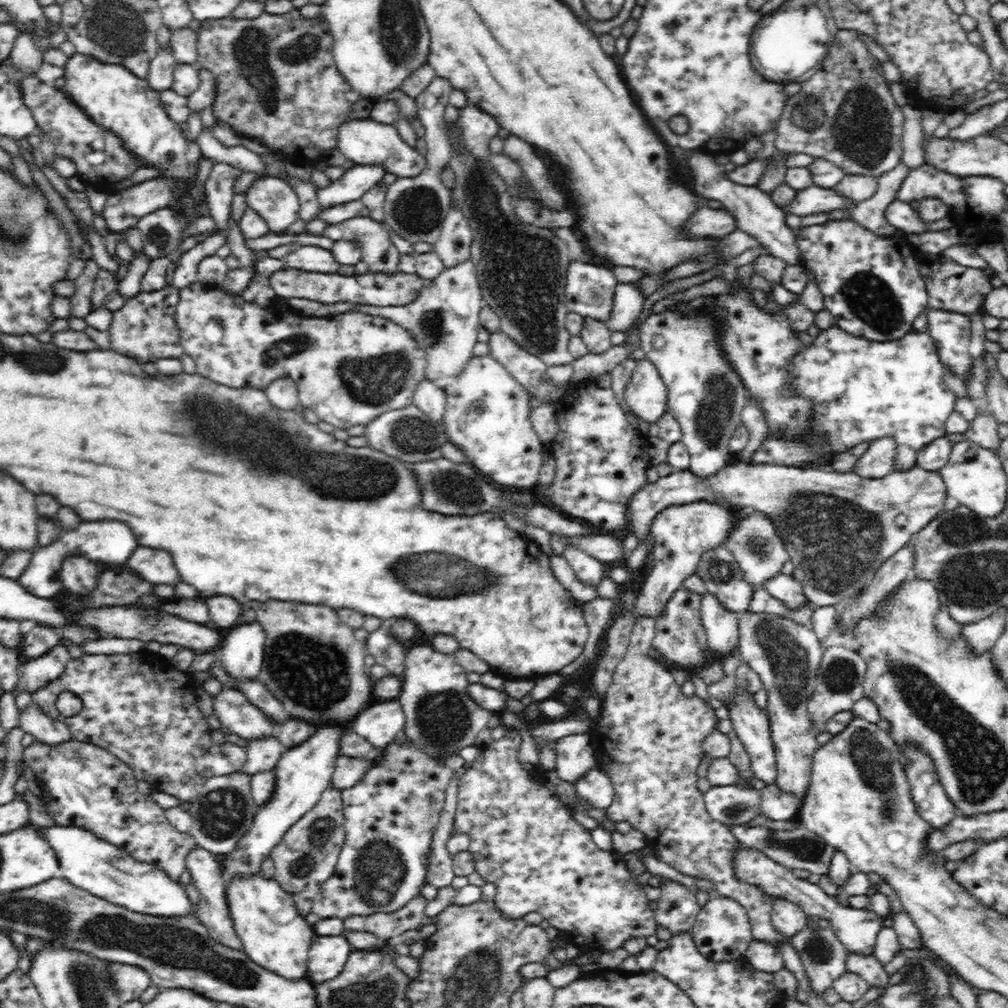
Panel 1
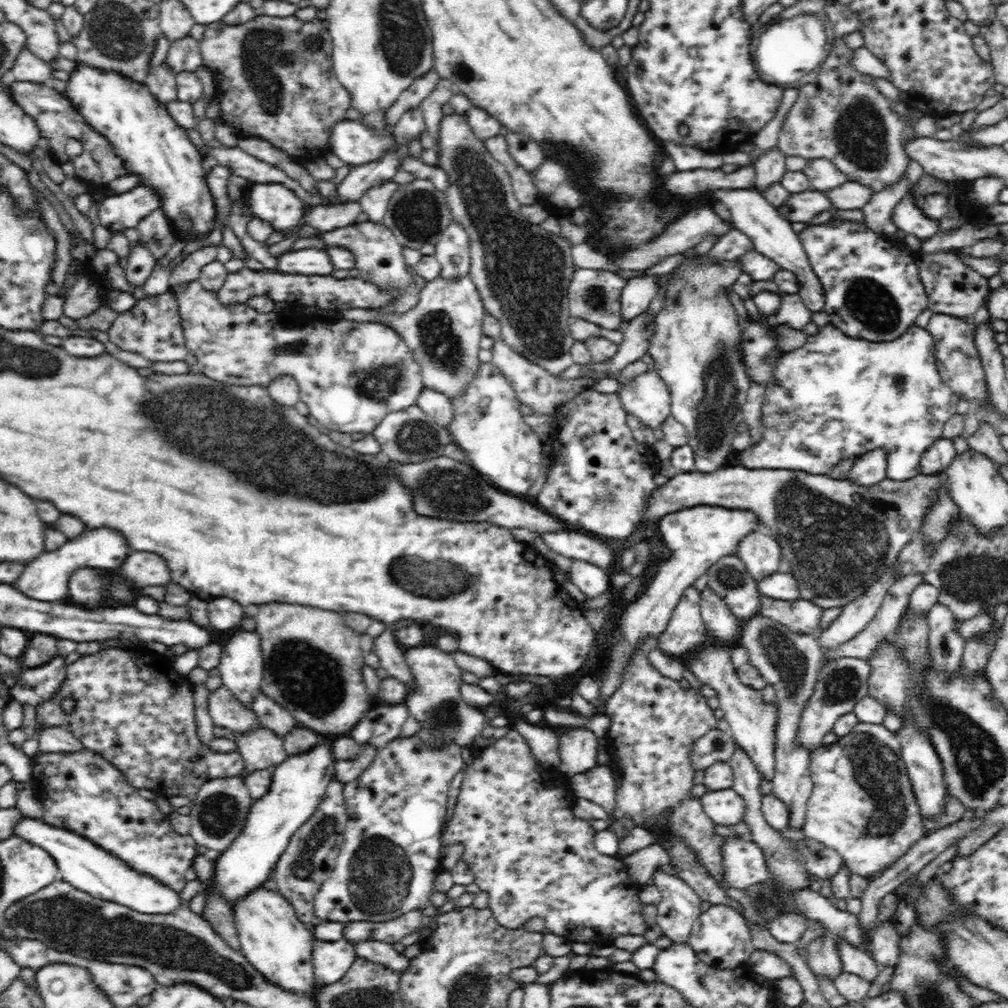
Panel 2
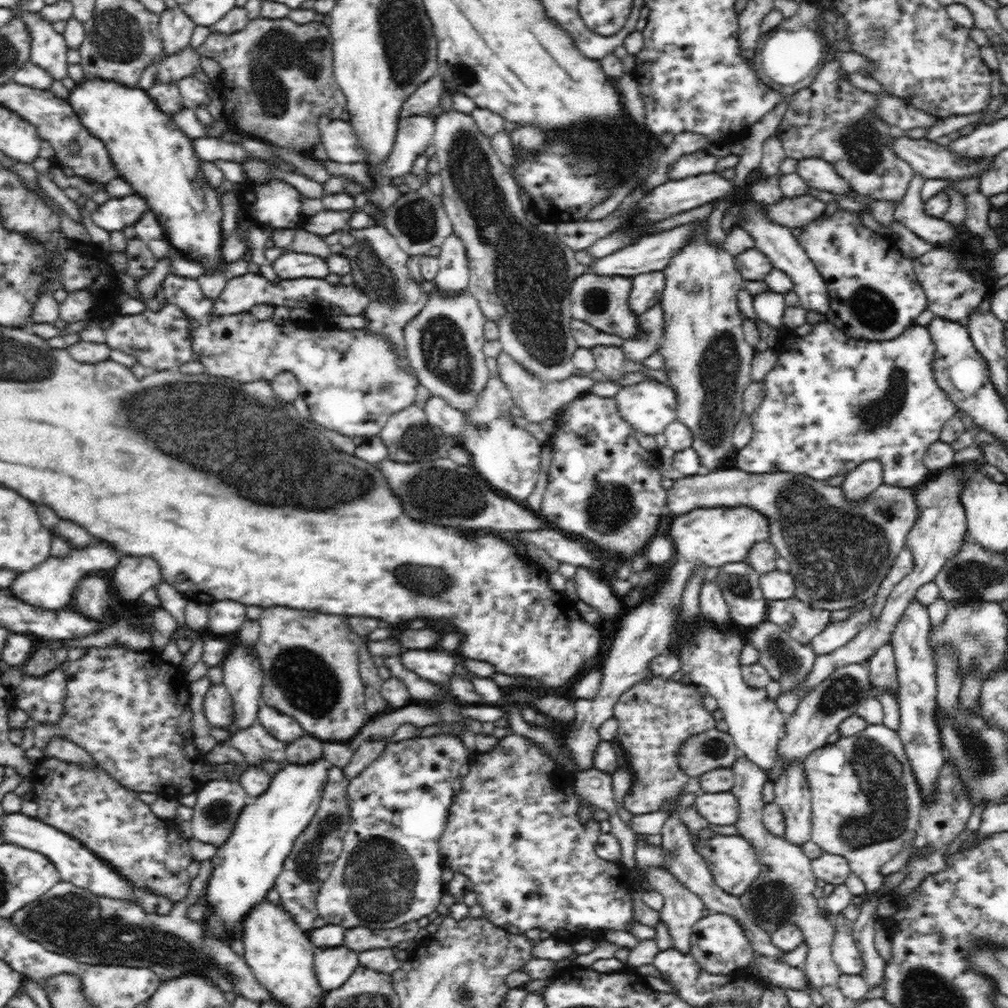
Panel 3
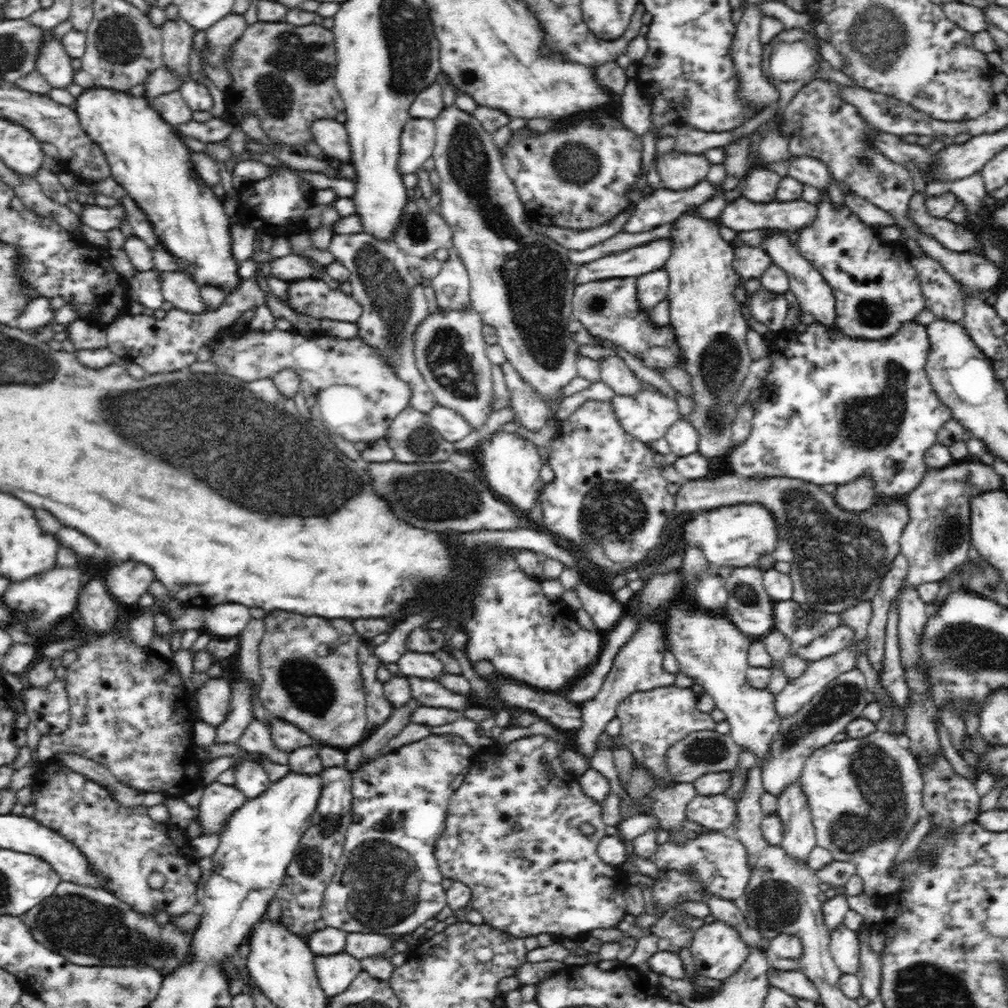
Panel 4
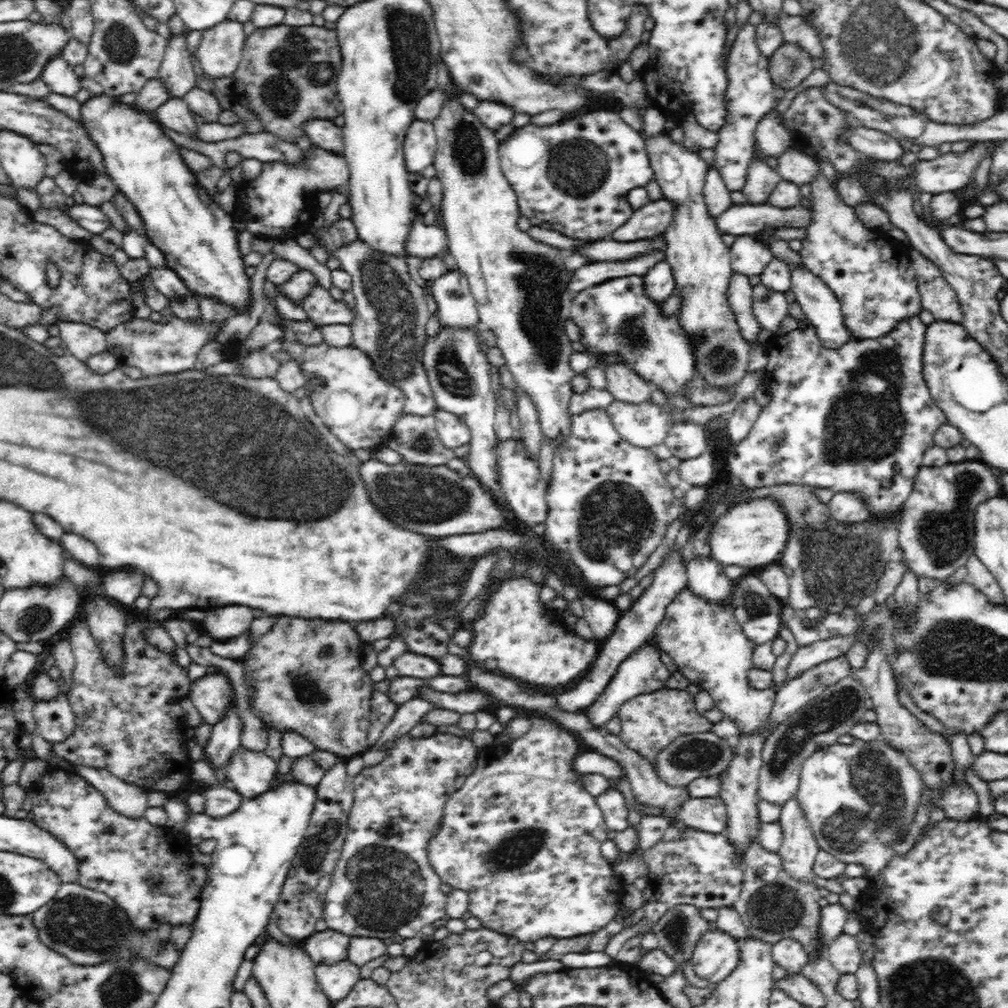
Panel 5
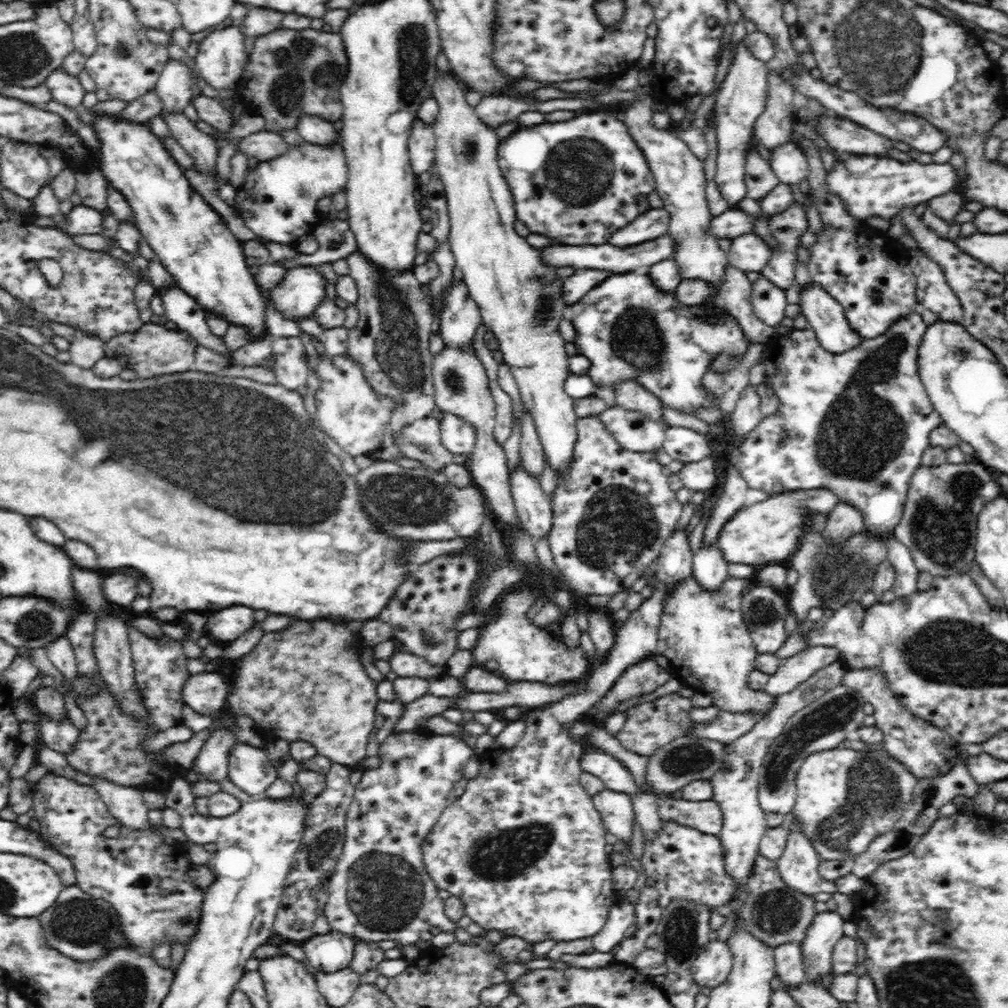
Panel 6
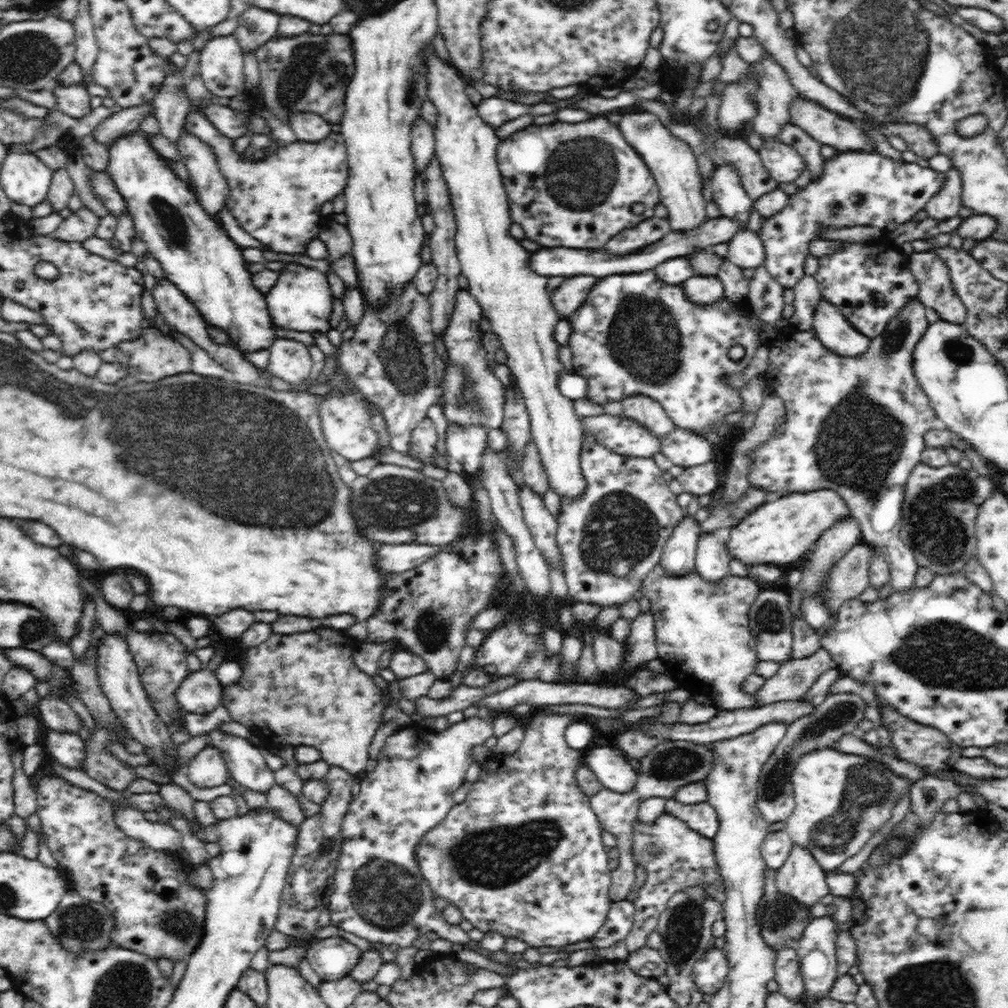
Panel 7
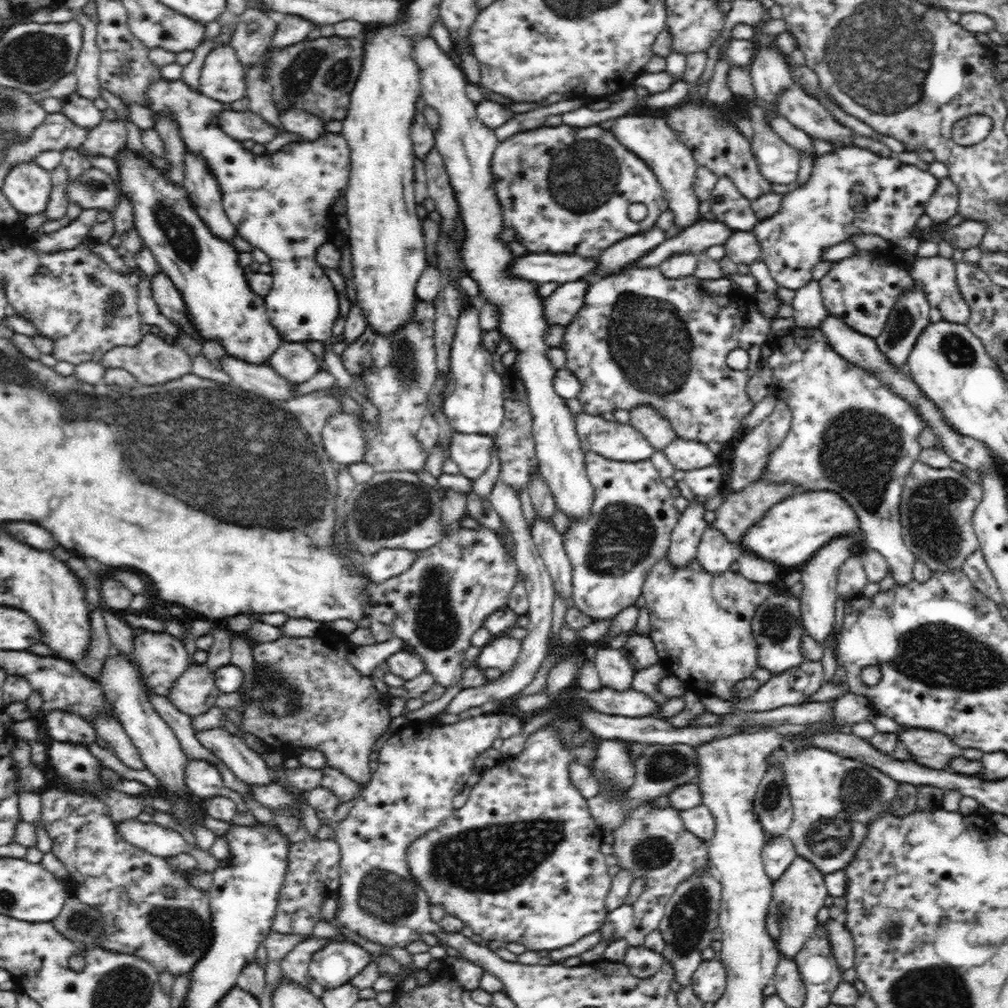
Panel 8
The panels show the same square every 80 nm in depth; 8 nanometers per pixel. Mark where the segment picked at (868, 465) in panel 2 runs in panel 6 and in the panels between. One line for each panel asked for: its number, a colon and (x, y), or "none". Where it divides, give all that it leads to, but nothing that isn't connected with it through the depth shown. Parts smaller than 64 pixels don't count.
3: (866, 478)
4: (858, 495)
5: (849, 508)
6: (845, 521)

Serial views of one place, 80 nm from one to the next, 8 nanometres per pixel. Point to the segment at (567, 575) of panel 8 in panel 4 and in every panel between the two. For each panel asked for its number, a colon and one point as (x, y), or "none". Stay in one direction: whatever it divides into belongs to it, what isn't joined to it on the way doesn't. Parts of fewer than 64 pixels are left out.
4: (512, 465)
5: (519, 476)
6: (533, 507)
7: (542, 525)

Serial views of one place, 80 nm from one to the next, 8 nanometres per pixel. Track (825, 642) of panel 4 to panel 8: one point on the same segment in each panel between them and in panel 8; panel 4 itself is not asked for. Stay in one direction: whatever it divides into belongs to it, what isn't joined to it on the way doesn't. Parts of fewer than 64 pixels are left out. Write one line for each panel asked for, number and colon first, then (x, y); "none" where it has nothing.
5: (806, 657)
6: (799, 667)
7: (794, 678)
8: (793, 686)

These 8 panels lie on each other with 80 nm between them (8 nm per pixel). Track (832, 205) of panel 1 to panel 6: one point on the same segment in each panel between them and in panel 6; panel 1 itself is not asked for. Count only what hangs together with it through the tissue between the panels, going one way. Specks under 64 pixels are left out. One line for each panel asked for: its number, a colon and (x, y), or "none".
2: (802, 207)
3: (797, 212)
4: (742, 215)
5: (739, 220)
6: (733, 223)

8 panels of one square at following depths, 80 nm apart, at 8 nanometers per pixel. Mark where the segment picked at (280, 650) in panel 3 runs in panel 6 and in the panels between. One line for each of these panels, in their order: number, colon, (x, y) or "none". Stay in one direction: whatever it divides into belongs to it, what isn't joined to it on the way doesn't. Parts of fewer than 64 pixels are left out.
4: (331, 707)
5: (304, 675)
6: (306, 682)

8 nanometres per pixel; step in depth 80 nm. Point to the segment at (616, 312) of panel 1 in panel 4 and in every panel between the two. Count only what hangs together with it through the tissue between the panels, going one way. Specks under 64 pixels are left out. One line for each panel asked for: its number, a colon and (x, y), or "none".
2: (636, 296)
3: (647, 289)
4: (651, 288)

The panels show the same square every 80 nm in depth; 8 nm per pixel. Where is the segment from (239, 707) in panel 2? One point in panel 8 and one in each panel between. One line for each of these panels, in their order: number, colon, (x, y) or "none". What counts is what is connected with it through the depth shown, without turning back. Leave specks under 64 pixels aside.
3: (218, 705)
4: (213, 698)
5: (212, 695)
6: (207, 693)
7: (201, 692)
8: (195, 692)

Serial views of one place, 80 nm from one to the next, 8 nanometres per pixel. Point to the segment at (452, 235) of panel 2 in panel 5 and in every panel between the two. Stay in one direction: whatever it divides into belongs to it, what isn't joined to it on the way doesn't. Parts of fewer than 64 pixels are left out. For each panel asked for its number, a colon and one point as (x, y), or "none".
3: (453, 276)
4: (451, 285)
5: (456, 308)

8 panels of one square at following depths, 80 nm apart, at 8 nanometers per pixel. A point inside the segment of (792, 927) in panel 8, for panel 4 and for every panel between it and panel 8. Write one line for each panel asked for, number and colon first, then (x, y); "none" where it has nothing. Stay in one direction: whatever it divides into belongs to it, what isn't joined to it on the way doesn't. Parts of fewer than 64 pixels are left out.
4: (798, 840)
5: (799, 847)
6: (798, 866)
7: (801, 878)

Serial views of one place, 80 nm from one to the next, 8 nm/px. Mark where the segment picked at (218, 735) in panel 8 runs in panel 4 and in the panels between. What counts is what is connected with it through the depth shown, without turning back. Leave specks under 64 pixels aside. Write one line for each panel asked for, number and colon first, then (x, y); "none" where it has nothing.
4: (250, 776)
5: (252, 772)
6: (250, 769)
7: (245, 763)

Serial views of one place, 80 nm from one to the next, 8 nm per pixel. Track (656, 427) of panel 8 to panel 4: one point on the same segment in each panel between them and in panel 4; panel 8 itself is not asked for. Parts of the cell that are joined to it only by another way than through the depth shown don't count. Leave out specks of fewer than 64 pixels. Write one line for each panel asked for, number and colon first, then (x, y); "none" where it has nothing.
4: (613, 371)
5: (624, 384)
6: (630, 394)
7: (642, 408)

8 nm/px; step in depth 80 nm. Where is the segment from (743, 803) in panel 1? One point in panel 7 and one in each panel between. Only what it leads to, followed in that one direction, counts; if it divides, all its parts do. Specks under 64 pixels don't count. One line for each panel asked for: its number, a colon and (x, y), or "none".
2: (726, 807)
3: (721, 809)
4: (718, 812)
5: (710, 815)
6: (706, 816)
7: (702, 818)

